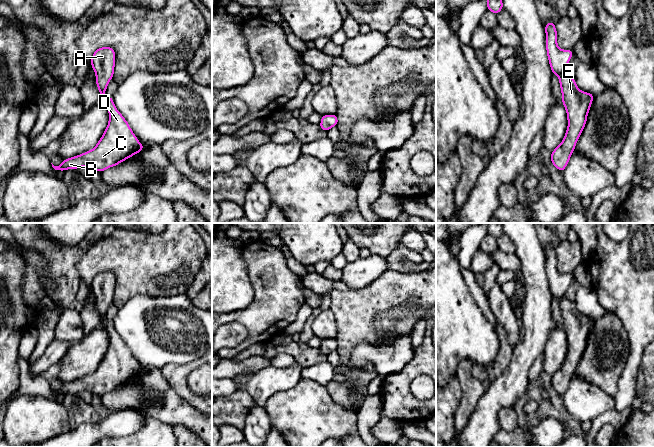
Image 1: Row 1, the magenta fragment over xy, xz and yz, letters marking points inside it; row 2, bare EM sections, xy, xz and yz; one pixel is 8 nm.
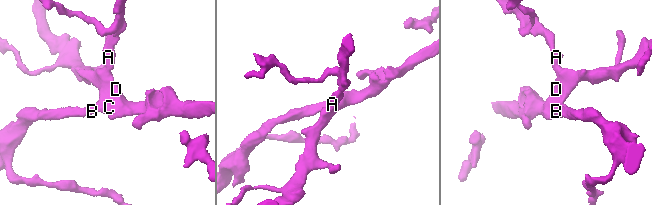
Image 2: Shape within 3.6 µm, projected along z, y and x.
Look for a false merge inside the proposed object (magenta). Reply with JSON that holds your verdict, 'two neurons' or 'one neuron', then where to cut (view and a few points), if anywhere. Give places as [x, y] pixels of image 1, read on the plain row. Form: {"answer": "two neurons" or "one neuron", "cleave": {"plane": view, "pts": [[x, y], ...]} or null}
{"answer": "one neuron", "cleave": null}

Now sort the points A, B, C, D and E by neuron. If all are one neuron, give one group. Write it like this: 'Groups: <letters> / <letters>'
Groups: A B C D E

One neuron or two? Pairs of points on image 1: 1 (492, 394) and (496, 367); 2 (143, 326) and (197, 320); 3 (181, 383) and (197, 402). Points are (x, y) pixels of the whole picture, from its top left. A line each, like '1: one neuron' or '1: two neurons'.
1: two neurons
2: one neuron
3: one neuron

